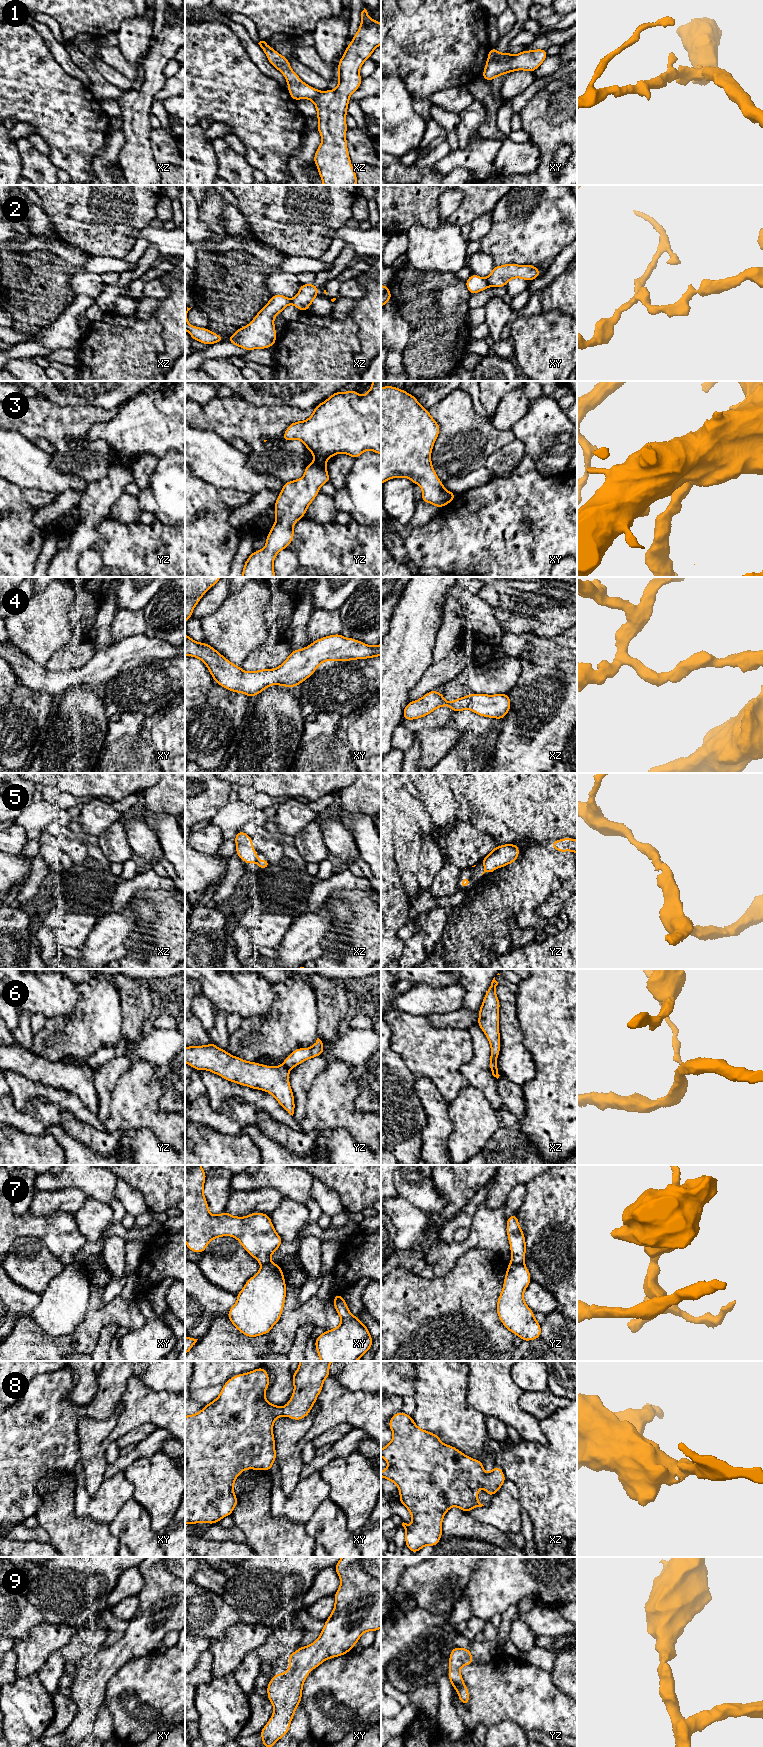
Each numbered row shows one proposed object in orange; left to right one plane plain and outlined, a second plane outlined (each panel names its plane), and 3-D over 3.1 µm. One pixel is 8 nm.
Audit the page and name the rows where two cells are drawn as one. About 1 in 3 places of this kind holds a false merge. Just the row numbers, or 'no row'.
1, 2, 6, 7

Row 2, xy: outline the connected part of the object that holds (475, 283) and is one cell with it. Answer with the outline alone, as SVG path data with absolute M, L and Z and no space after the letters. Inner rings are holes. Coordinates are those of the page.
M472 274L466 281L466 287L470 292L470 295L481 292L489 287L489 284L485 278L482 278L476 274Z

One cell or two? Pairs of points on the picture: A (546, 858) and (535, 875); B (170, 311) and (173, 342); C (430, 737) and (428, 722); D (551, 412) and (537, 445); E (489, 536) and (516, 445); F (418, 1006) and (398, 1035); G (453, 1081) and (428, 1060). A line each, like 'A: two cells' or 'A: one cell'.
A: two cells
B: one cell
C: two cells
D: one cell
E: two cells
F: two cells
G: one cell

